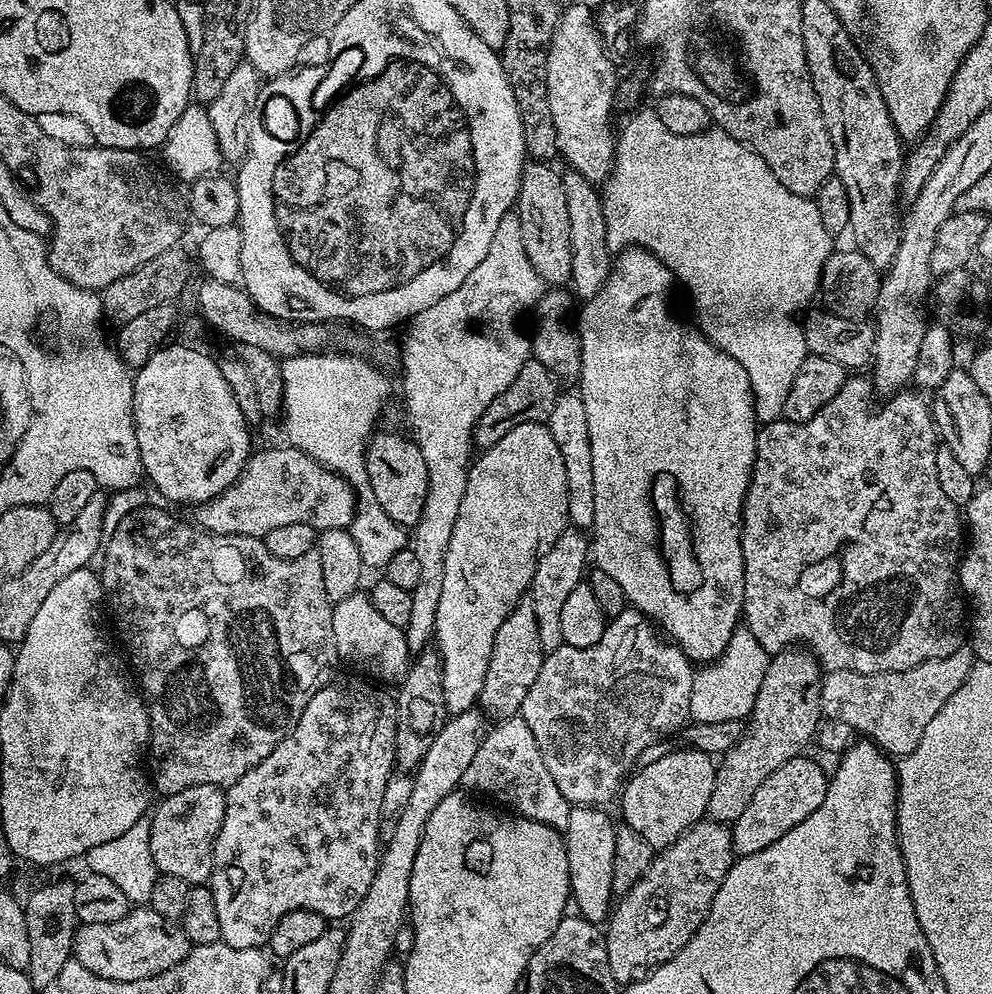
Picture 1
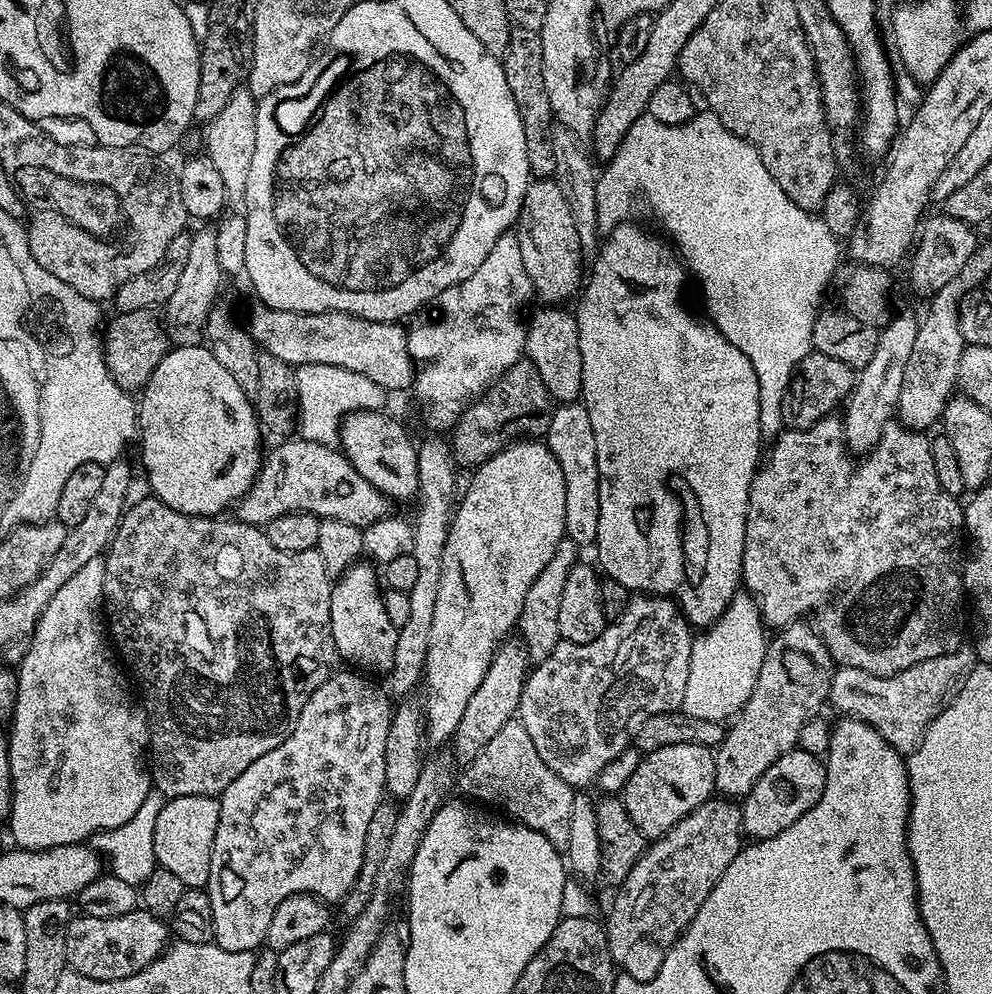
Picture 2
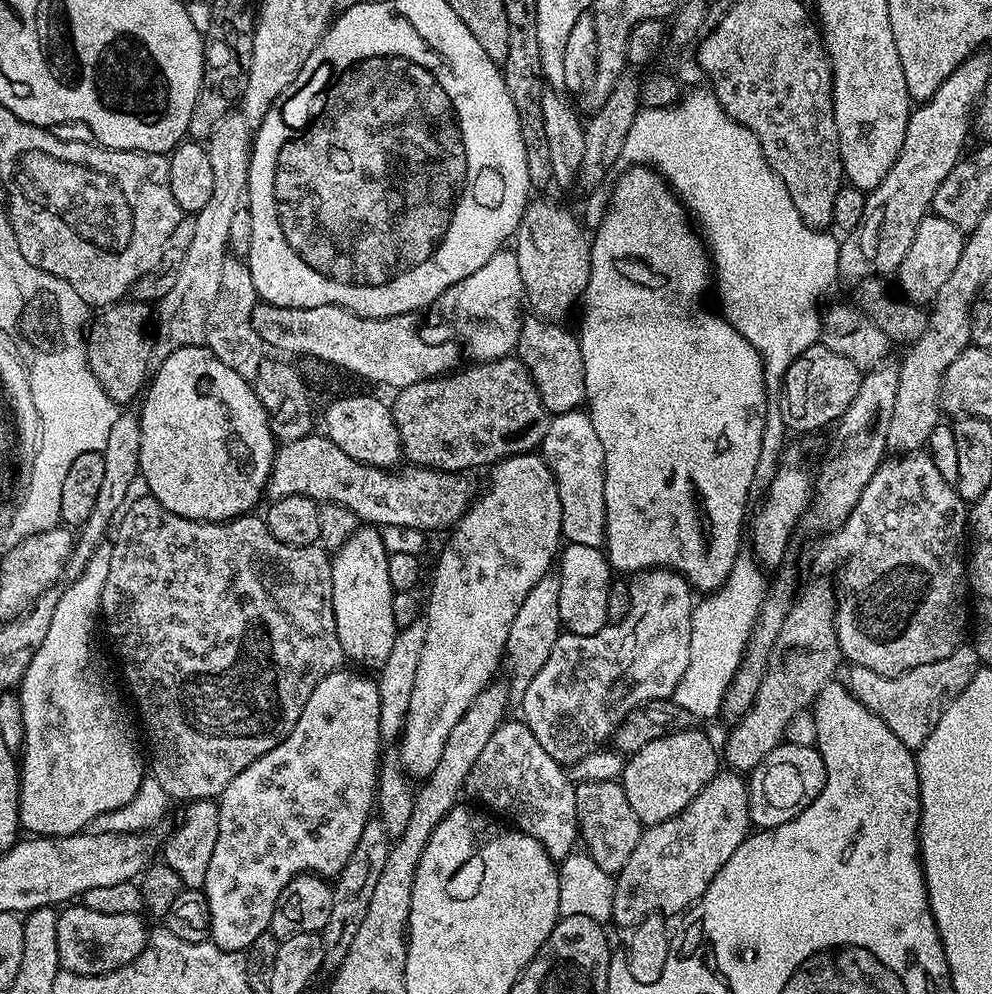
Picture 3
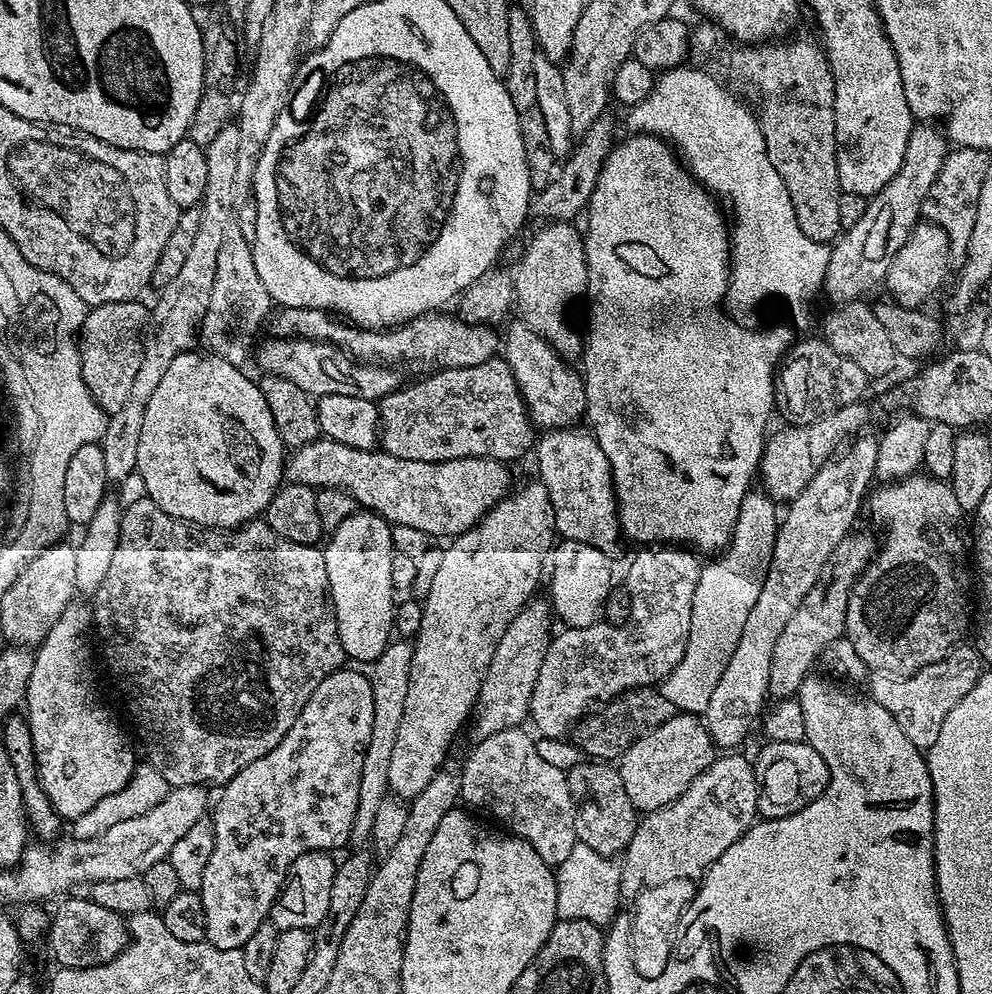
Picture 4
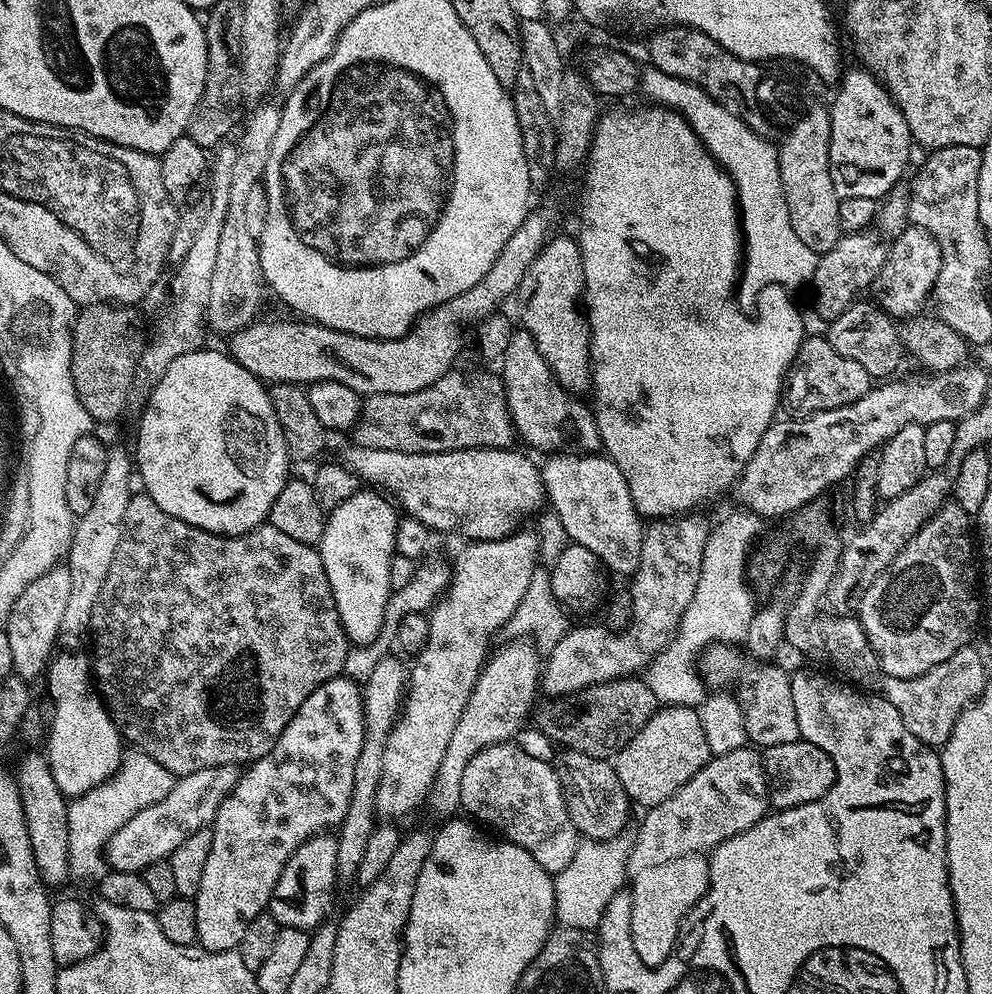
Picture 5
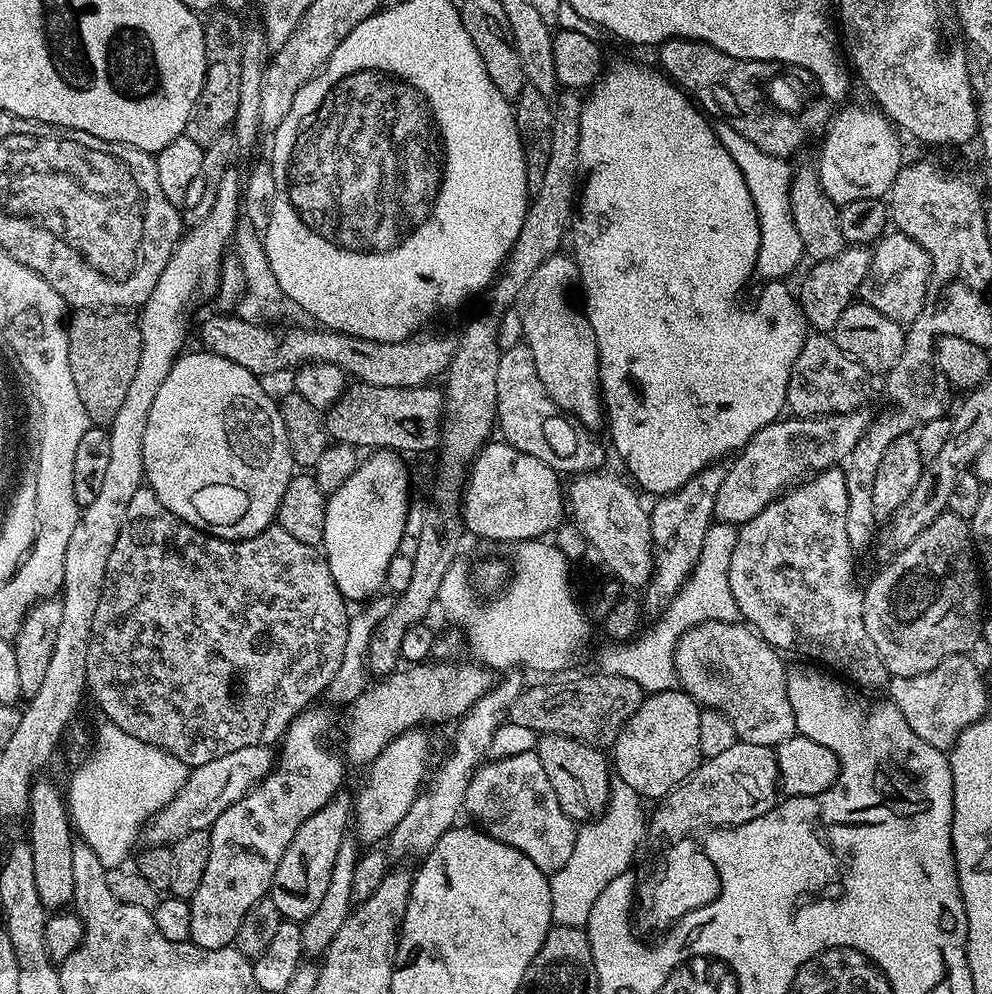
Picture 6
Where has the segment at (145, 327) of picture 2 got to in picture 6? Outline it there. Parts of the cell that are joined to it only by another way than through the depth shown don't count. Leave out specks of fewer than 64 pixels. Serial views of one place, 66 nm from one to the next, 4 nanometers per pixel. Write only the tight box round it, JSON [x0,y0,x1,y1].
[67,310,140,426]

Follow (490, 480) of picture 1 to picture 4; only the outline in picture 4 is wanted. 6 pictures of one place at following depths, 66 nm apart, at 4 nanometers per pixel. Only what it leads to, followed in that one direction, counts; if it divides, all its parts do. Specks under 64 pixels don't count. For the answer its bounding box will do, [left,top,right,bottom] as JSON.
[388,478,558,802]

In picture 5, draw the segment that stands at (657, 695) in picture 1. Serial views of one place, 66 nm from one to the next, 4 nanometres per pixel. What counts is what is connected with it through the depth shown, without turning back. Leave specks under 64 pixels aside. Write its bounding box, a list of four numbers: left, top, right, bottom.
[540,514,710,698]

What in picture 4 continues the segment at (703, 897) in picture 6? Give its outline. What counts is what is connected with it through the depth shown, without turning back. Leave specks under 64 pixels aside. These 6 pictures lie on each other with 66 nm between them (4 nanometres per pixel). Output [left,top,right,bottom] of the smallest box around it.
[630,880,697,978]

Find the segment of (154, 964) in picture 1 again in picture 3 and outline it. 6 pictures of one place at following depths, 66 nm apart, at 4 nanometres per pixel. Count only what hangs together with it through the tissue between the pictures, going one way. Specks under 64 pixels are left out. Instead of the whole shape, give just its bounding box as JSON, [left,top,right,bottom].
[58,902,150,976]

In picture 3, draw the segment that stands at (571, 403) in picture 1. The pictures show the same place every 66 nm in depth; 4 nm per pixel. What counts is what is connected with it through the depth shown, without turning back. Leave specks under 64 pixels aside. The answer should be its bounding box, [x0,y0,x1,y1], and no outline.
[539,411,606,548]

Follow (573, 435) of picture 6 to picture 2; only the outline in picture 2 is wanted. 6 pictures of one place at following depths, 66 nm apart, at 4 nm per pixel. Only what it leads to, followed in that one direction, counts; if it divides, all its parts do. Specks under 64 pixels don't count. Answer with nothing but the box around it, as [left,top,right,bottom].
[524,306,582,404]

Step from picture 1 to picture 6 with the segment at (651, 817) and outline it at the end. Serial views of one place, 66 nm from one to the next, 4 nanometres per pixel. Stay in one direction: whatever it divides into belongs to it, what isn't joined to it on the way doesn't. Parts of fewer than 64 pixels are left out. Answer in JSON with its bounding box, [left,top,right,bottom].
[610,687,702,798]

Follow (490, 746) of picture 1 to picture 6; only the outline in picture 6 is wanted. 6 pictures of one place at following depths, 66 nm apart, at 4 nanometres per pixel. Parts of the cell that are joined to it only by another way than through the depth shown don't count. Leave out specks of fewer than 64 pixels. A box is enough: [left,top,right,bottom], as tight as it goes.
[464,751,578,874]

